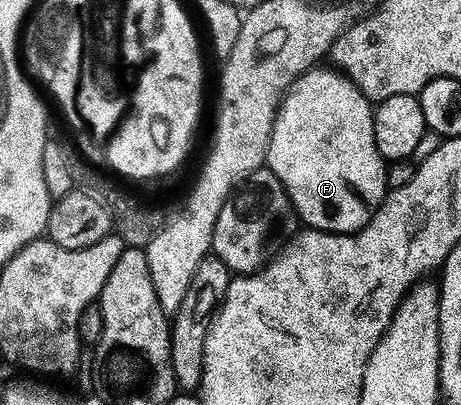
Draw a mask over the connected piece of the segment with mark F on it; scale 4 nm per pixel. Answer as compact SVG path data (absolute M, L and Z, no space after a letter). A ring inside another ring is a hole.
M313 68L296 79L288 89L276 122L272 125L272 139L268 145L267 169L278 176L278 180L292 201L295 217L313 230L327 230L330 234L354 234L362 229L379 206L389 189L386 163L374 144L373 103L335 68L320 70Z

